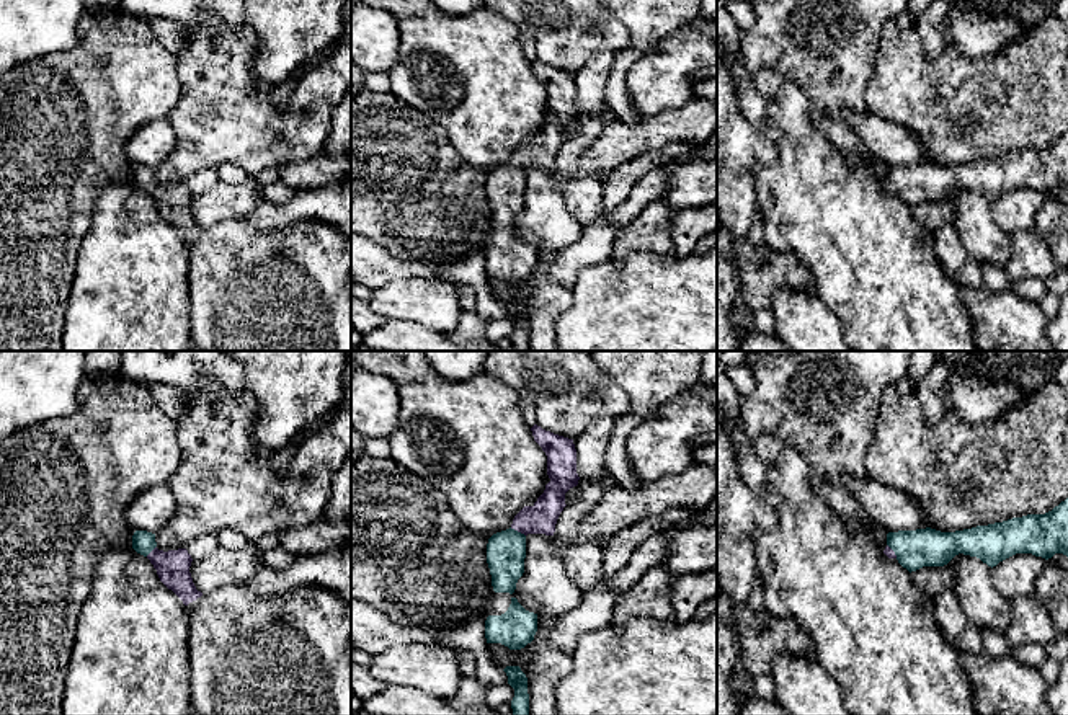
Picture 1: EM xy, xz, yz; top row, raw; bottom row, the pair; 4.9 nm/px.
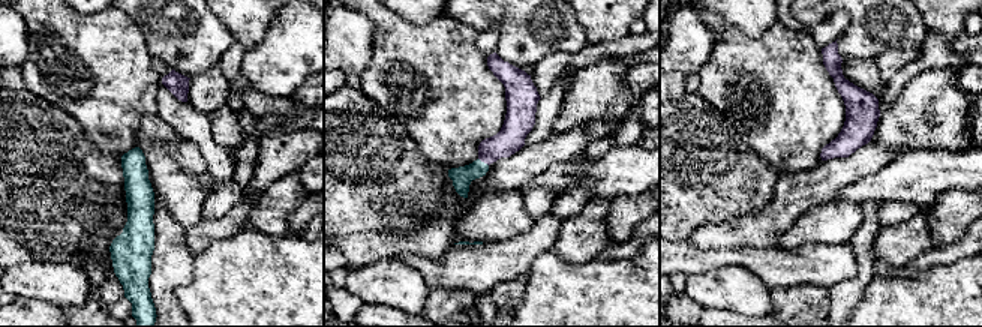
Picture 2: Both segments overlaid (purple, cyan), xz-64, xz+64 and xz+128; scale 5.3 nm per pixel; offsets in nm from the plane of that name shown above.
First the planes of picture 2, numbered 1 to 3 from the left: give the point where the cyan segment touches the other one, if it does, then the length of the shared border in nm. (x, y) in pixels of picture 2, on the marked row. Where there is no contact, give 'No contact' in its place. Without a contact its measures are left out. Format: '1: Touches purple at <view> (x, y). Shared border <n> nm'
1: No contact
2: Touches purple at xz+64 (483, 161). Shared border 70 nm
3: No contact

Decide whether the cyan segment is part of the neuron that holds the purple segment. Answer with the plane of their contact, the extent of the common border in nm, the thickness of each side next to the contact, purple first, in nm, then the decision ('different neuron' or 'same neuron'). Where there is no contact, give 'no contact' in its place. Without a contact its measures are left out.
meets purple in xz; contact 90 nm long; 150 nm thick on the purple side, 190 nm on the other; same neuron

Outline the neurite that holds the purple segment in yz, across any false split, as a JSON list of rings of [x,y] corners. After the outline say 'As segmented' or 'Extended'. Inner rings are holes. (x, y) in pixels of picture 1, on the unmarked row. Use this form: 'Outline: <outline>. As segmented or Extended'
Outline: [[[1068,132],[1045,149],[955,167],[931,162],[888,167],[883,188],[910,207],[923,201],[944,201],[959,188],[977,191],[991,202],[1016,188],[1045,194],[1055,188],[1068,191]]]. Extended

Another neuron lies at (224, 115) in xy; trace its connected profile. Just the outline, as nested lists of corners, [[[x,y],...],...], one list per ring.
[[[121,0],[121,7],[132,15],[176,21],[189,31],[186,47],[175,54],[181,95],[167,116],[176,135],[176,147],[155,167],[158,184],[186,183],[198,170],[222,163],[235,163],[248,176],[256,176],[265,168],[283,168],[323,150],[332,132],[333,109],[351,88],[351,0],[345,0],[340,38],[296,78],[294,91],[283,109],[271,101],[273,85],[253,73],[258,38],[247,24],[243,0]]]

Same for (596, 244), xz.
[[[612,224],[583,227],[581,237],[573,245],[557,251],[555,258],[547,264],[549,276],[572,289],[581,269],[611,260],[621,230]]]

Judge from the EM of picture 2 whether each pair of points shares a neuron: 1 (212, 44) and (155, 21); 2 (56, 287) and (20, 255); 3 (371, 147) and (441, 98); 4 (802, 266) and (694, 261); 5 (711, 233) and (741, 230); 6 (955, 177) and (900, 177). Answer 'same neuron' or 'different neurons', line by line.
1: same neuron
2: different neurons
3: different neurons
4: same neuron
5: same neuron
6: same neuron

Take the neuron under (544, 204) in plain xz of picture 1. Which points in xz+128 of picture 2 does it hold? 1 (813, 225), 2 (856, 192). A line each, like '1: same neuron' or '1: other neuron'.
1: same neuron
2: other neuron

